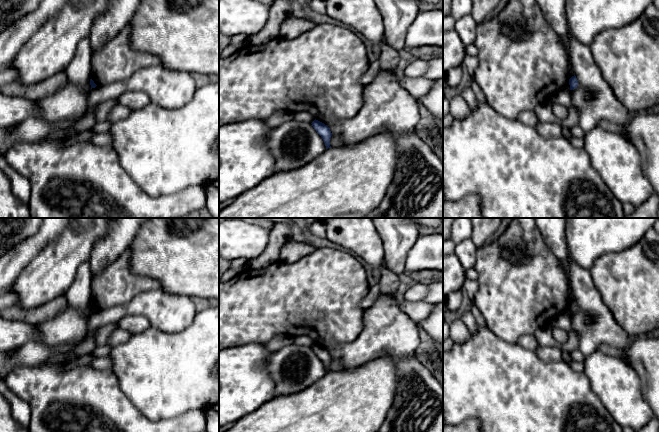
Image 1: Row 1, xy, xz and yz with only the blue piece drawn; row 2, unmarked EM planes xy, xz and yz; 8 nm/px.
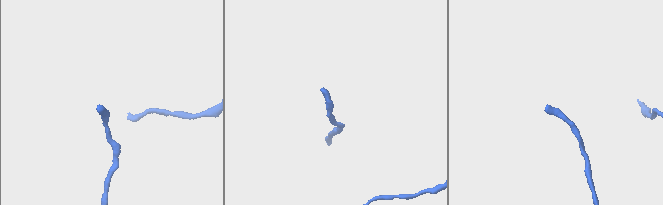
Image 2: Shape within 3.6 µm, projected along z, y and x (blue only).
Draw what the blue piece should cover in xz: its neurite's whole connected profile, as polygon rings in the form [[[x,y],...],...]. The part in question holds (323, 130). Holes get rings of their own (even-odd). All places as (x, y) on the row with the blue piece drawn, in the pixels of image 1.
[[[316,119],[311,124],[312,124],[313,128],[316,130],[316,132],[323,139],[326,149],[331,148],[330,139],[331,139],[332,133],[330,131],[330,128],[327,125],[325,125],[324,123],[322,123]]]

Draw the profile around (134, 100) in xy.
[[[126,92],[117,98],[119,105],[124,105],[132,110],[144,108],[150,104],[150,97],[143,92]]]

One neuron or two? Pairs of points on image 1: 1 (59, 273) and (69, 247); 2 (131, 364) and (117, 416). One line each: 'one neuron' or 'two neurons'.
1: one neuron
2: two neurons

